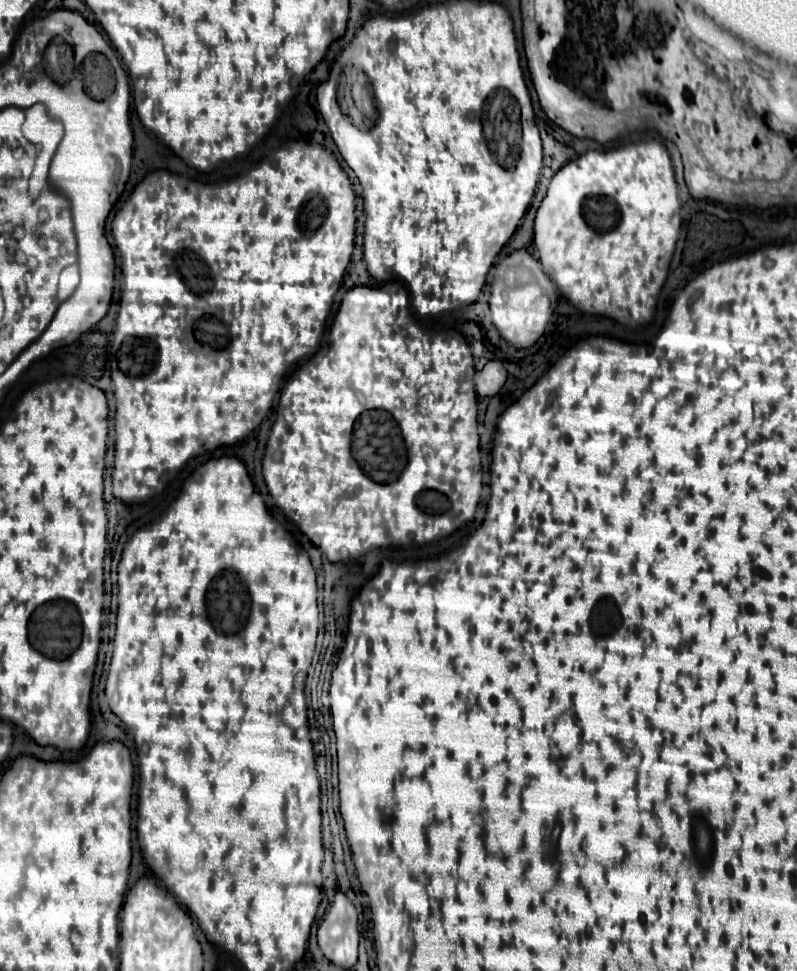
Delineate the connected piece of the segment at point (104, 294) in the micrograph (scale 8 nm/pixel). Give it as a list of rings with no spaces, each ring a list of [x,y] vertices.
[[[76,226],[76,238],[78,238],[78,264],[80,264],[80,274],[82,274],[80,286],[70,300],[60,304],[46,332],[26,350],[26,354],[22,356],[24,366],[20,366],[22,370],[28,370],[34,362],[42,360],[52,350],[74,344],[84,332],[90,332],[108,314],[108,306],[112,302],[112,292],[114,292],[116,258],[114,258],[112,246],[106,240],[106,230],[96,230],[96,234],[92,234],[92,230],[84,230],[84,226]]]

